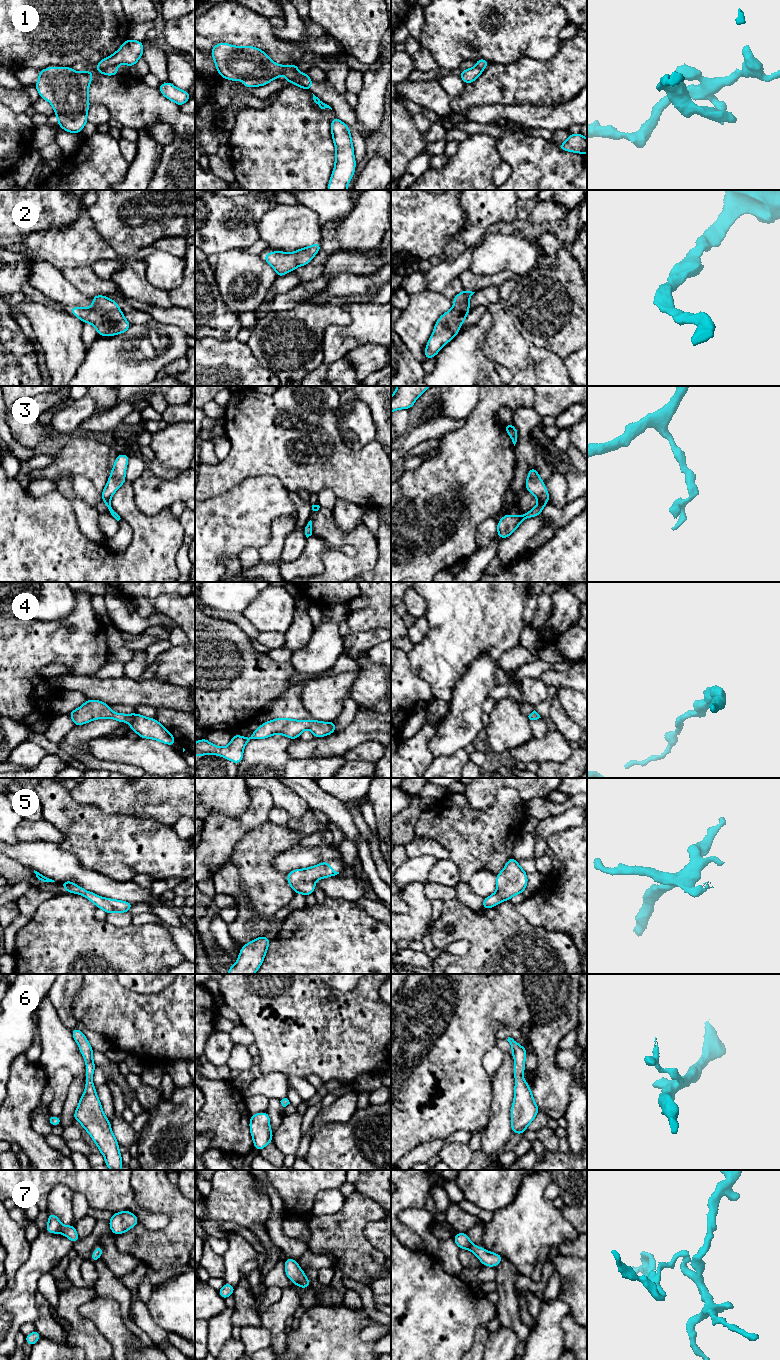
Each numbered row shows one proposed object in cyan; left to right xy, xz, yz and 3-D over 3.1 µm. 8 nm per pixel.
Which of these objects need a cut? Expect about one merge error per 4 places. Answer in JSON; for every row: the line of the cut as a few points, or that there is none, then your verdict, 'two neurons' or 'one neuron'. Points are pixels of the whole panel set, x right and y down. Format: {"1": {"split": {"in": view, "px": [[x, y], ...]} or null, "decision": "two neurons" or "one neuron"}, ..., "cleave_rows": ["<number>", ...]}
{"1": {"split": {"in": "xy", "px": [[115, 64], [98, 69]]}, "decision": "two neurons"}, "2": {"split": null, "decision": "one neuron"}, "3": {"split": null, "decision": "one neuron"}, "4": {"split": null, "decision": "one neuron"}, "5": {"split": null, "decision": "one neuron"}, "6": {"split": null, "decision": "one neuron"}, "7": {"split": null, "decision": "one neuron"}, "cleave_rows": ["1"]}

